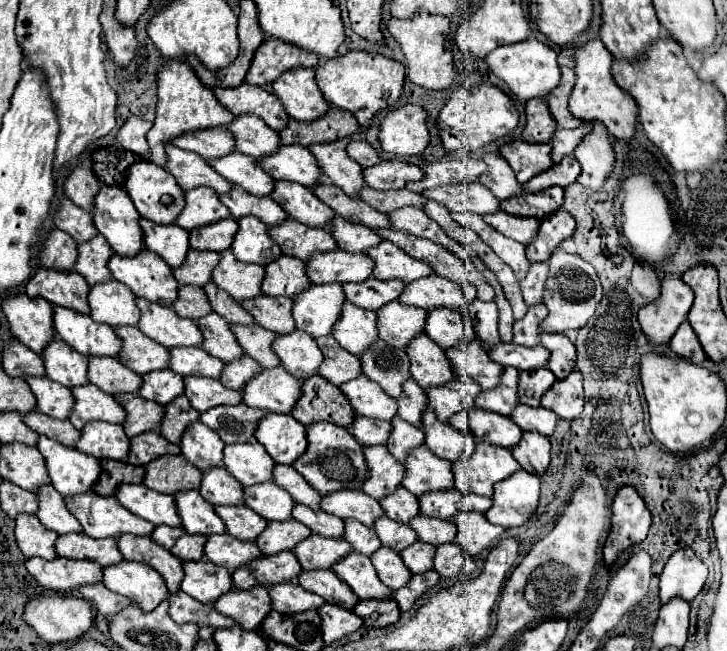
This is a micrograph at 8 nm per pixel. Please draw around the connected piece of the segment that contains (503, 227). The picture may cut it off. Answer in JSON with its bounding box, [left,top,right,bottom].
[484,211,540,245]

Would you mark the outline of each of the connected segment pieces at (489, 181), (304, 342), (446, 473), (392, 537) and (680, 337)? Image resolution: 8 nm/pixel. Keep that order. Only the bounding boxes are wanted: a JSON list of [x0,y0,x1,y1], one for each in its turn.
[[480,153,524,201],[274,329,324,381],[402,445,456,497],[374,517,418,553],[670,321,706,365]]

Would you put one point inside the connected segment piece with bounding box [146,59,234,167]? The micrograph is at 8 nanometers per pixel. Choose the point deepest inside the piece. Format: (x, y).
(184, 105)

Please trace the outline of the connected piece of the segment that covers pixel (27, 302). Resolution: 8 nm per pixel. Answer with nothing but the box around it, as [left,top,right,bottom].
[2,295,54,355]

